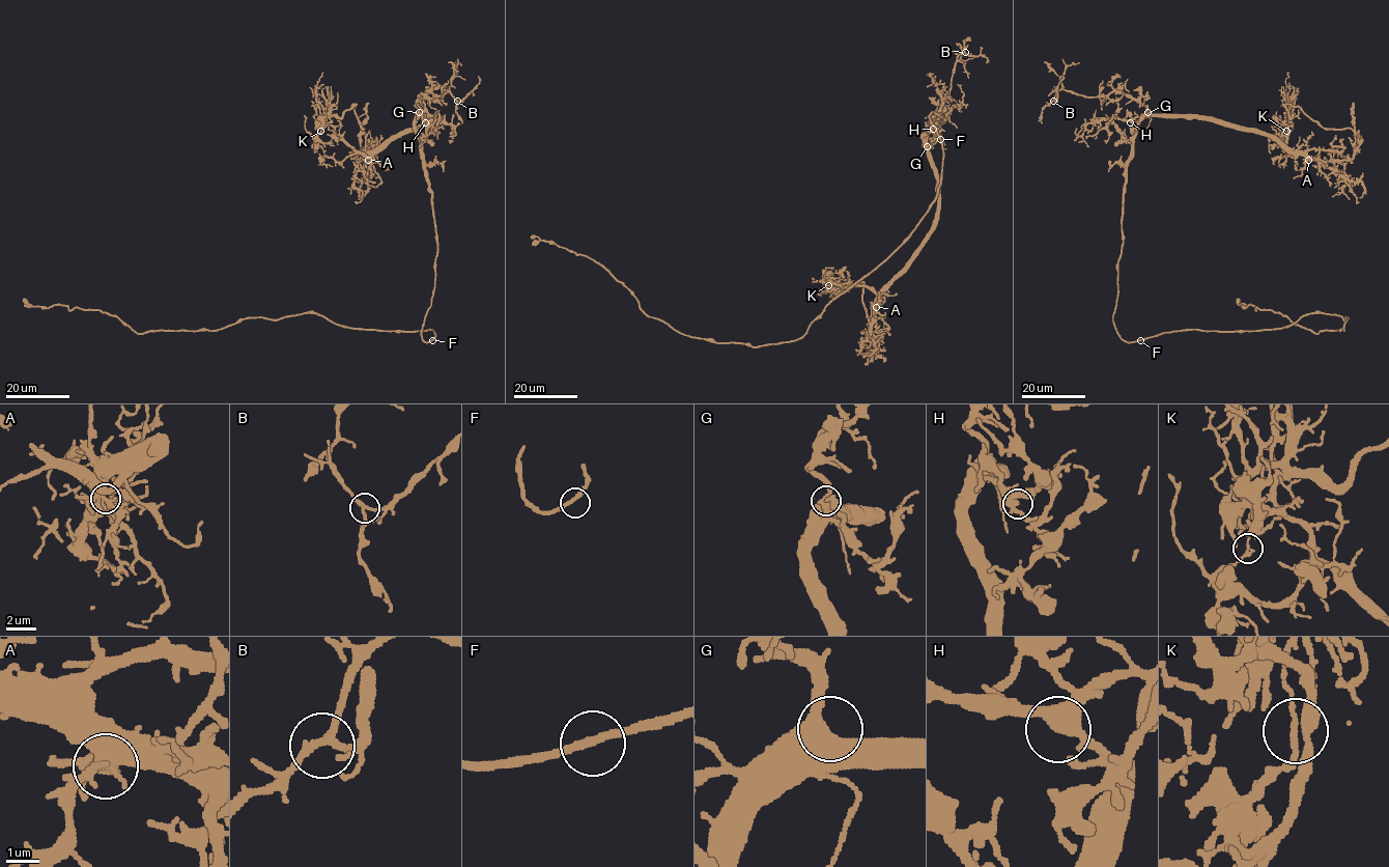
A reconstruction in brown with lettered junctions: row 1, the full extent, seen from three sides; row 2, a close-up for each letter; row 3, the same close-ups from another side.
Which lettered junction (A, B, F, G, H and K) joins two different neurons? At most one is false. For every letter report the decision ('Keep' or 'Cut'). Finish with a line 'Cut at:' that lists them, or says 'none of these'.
A: Keep
B: Keep
F: Keep
G: Keep
H: Keep
K: Cut
Cut at: K

